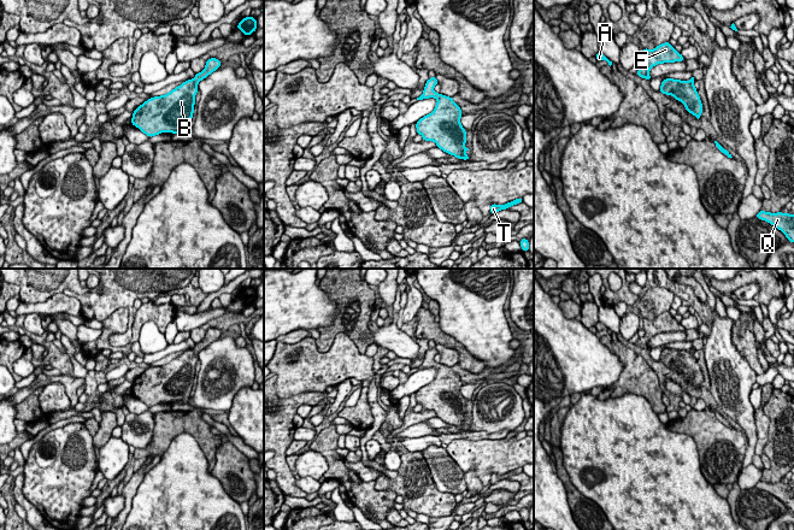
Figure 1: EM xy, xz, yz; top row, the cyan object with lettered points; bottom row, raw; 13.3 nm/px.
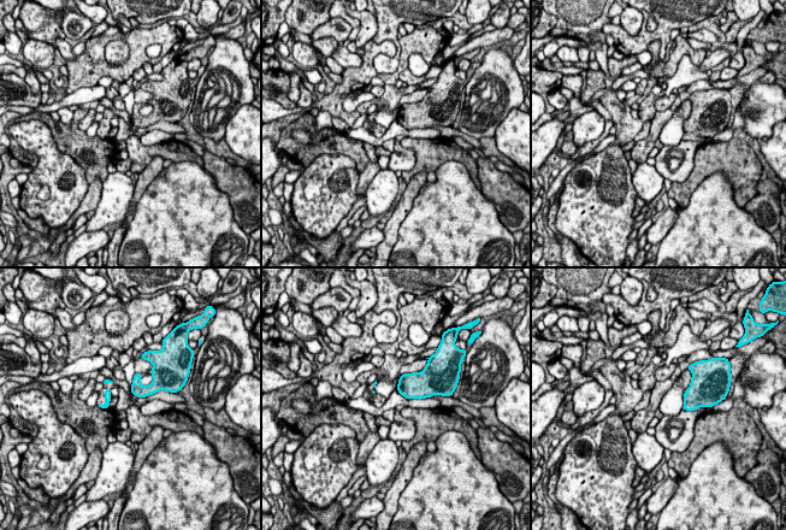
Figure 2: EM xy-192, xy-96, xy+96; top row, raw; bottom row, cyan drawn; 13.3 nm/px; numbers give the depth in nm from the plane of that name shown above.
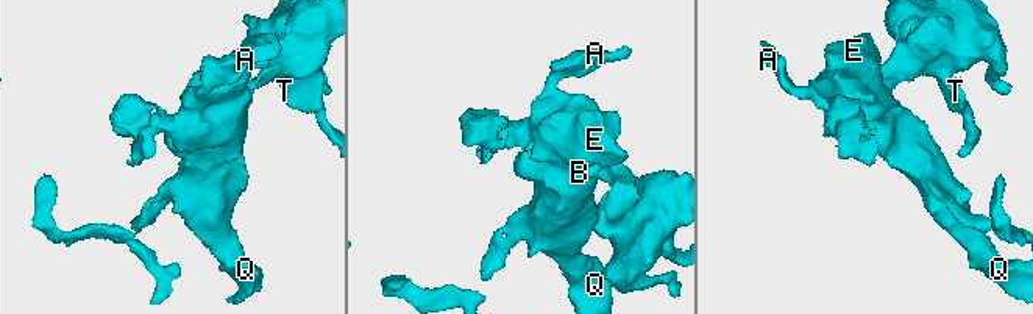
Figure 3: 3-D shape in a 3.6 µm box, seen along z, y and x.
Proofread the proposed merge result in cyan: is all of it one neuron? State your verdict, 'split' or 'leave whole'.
leave whole

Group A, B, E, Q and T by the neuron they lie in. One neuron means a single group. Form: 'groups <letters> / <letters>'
groups A B E Q T

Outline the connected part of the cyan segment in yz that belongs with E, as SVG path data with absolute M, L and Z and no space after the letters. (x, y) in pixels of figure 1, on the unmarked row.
M669 311L655 316L654 319L643 318L642 322L645 336L640 337L636 344L648 351L652 349L652 347L649 346L649 340L653 336L664 332L684 331L683 325L678 323Z

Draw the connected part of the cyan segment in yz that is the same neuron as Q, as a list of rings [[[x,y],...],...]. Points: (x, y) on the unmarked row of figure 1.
[[[760,479],[755,488],[765,490],[781,500],[789,512],[794,513],[794,484],[765,482]]]

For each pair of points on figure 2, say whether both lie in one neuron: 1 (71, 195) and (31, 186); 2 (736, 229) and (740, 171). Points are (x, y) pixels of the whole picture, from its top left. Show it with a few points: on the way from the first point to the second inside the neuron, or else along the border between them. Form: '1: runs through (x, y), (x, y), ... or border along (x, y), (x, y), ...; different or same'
1: runs through (61, 190), (52, 182), (41, 182); same
2: border along (727, 180), (732, 187), (733, 200), (742, 207); different

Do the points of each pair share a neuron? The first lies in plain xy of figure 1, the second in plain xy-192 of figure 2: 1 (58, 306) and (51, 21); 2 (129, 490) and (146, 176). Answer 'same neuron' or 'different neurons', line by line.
1: different neurons
2: same neuron

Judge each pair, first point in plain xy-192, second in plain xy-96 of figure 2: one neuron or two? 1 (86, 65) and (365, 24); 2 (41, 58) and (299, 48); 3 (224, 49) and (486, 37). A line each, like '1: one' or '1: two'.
1: two
2: one
3: two

